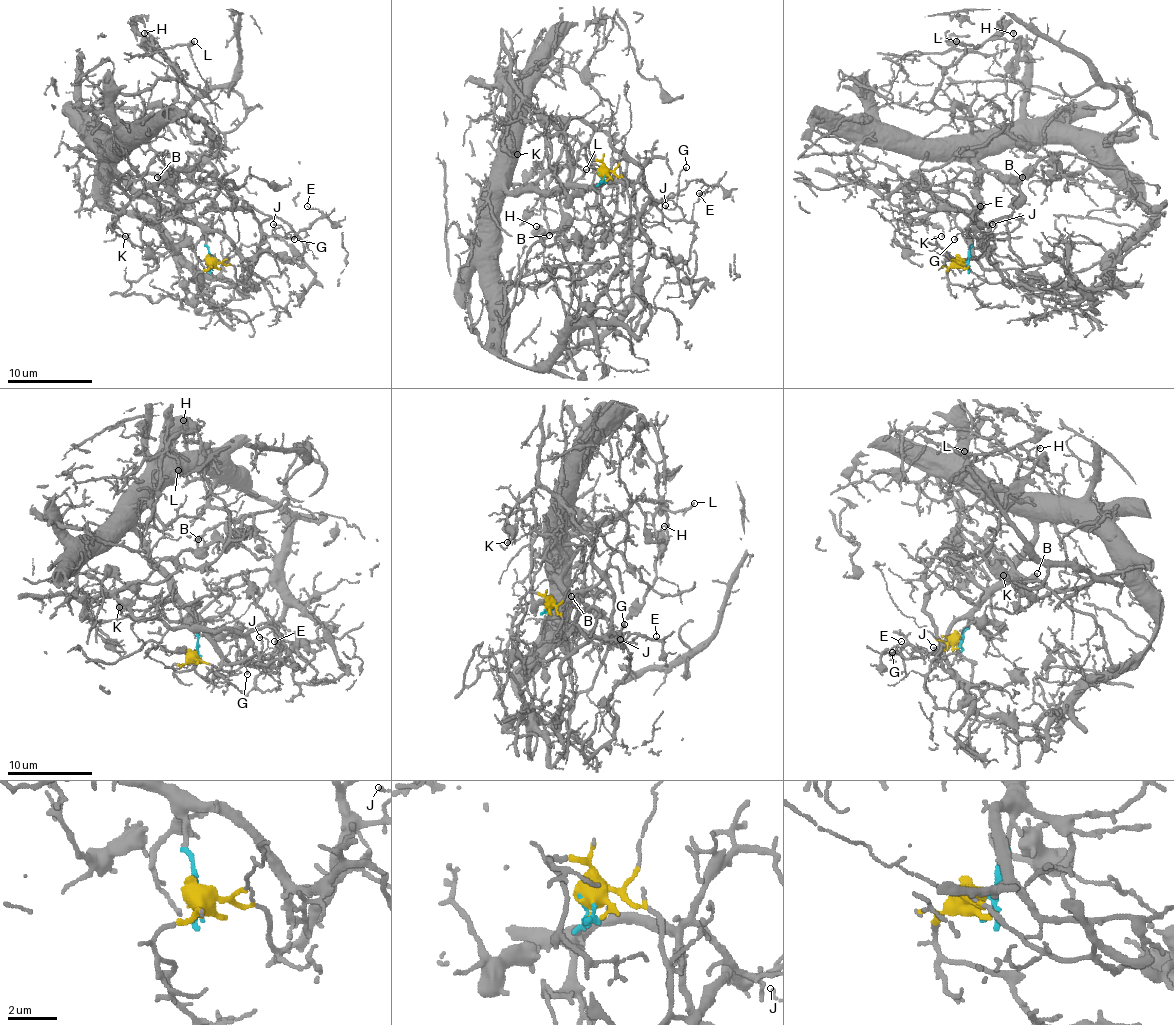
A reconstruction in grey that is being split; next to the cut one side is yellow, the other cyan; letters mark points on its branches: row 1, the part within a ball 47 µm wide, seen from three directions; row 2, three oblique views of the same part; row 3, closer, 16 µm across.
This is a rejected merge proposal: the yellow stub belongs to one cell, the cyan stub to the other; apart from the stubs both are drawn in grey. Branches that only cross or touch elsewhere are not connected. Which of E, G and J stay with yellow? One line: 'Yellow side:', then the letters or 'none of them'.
Yellow side: E, G, J

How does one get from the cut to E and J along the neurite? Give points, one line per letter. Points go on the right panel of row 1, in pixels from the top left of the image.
E: (963, 264), (959, 264), (990, 283), (1001, 281), (990, 260), (988, 237), (974, 237), (967, 230), (980, 205)
J: (963, 264), (959, 264), (990, 283), (1001, 281), (984, 237), (993, 224)

